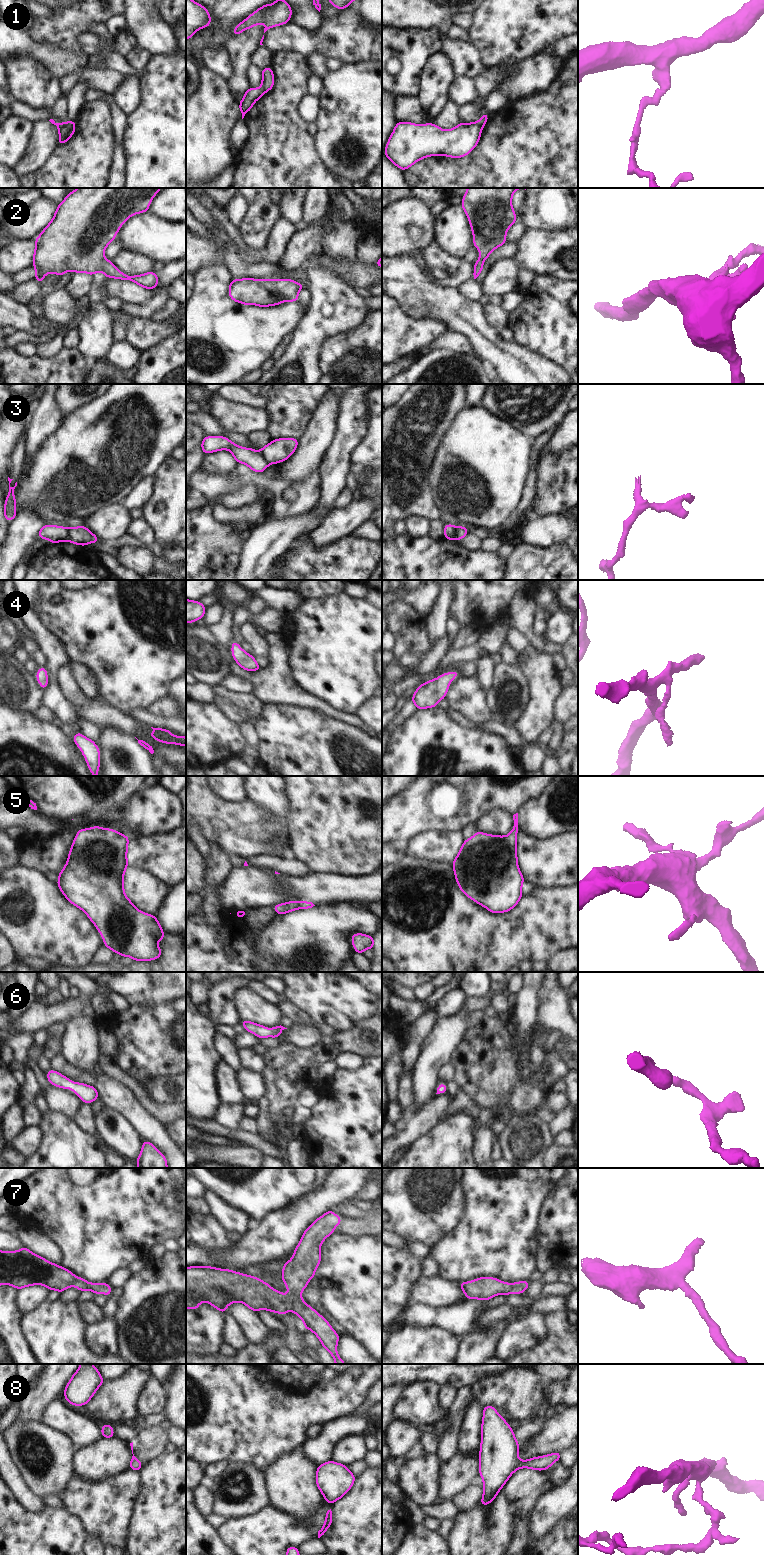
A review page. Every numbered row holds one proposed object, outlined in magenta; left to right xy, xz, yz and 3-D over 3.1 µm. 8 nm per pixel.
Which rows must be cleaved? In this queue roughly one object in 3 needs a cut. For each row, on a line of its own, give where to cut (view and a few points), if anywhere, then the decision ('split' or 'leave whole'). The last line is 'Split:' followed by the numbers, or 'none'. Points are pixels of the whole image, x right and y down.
1: yz (478, 122), (482, 127) | split
2: no cut | leave whole
3: xy (67, 527), (69, 540) | split
4: no cut | leave whole
5: no cut | leave whole
6: no cut | leave whole
7: no cut | leave whole
8: no cut | leave whole
Split: 1, 3

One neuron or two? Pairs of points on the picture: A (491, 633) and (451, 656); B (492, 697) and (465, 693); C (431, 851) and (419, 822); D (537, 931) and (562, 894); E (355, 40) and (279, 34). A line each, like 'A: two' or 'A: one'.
A: one
B: two
C: two
D: one
E: one

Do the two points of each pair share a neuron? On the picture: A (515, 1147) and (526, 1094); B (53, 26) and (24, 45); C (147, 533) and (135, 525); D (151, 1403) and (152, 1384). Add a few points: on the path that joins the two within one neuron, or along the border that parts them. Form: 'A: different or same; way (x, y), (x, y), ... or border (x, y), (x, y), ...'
A: different; border (516, 1112), (519, 1114), (534, 1113)
B: different; border (27, 33), (39, 42), (48, 42), (56, 47)
C: same; way (144, 533), (138, 528)
D: same; way (152, 1398), (152, 1389)

